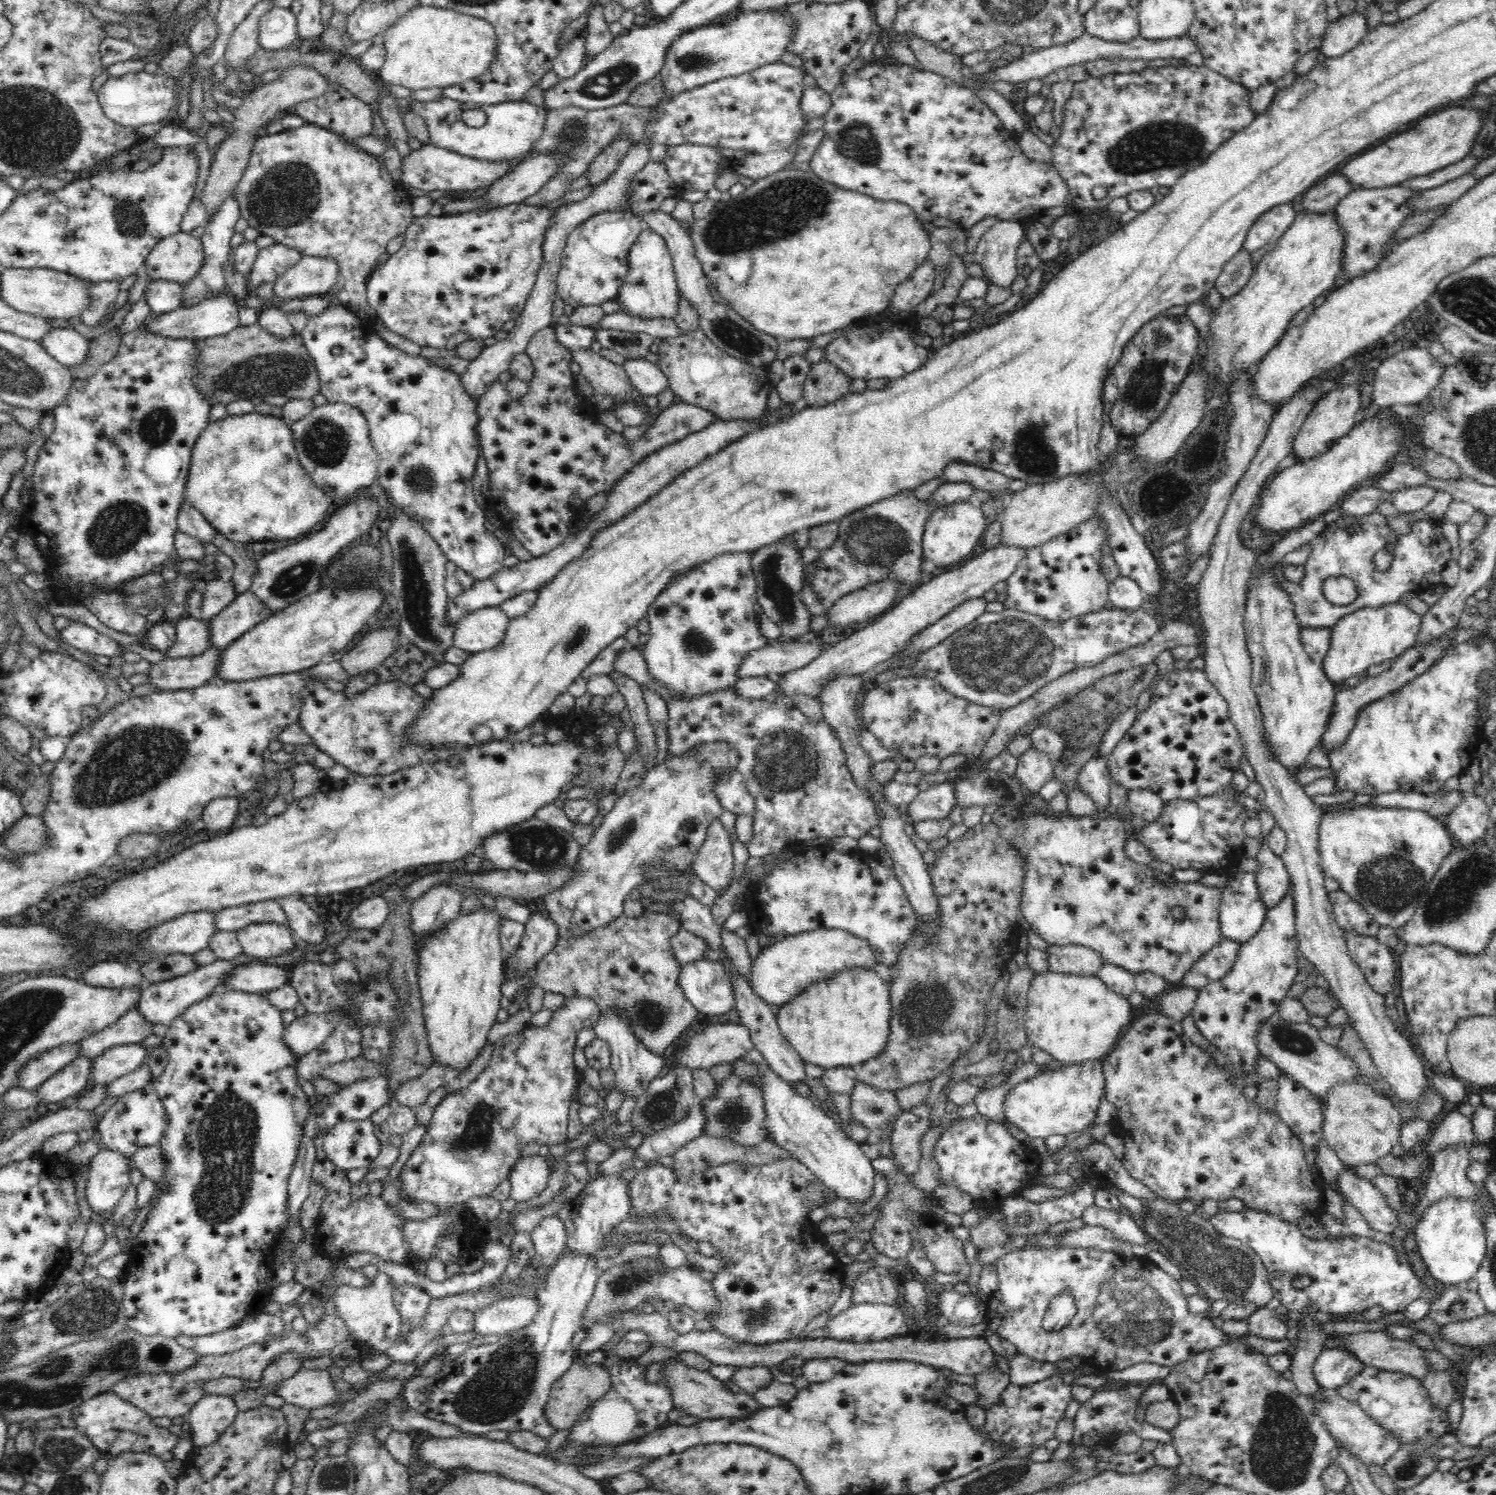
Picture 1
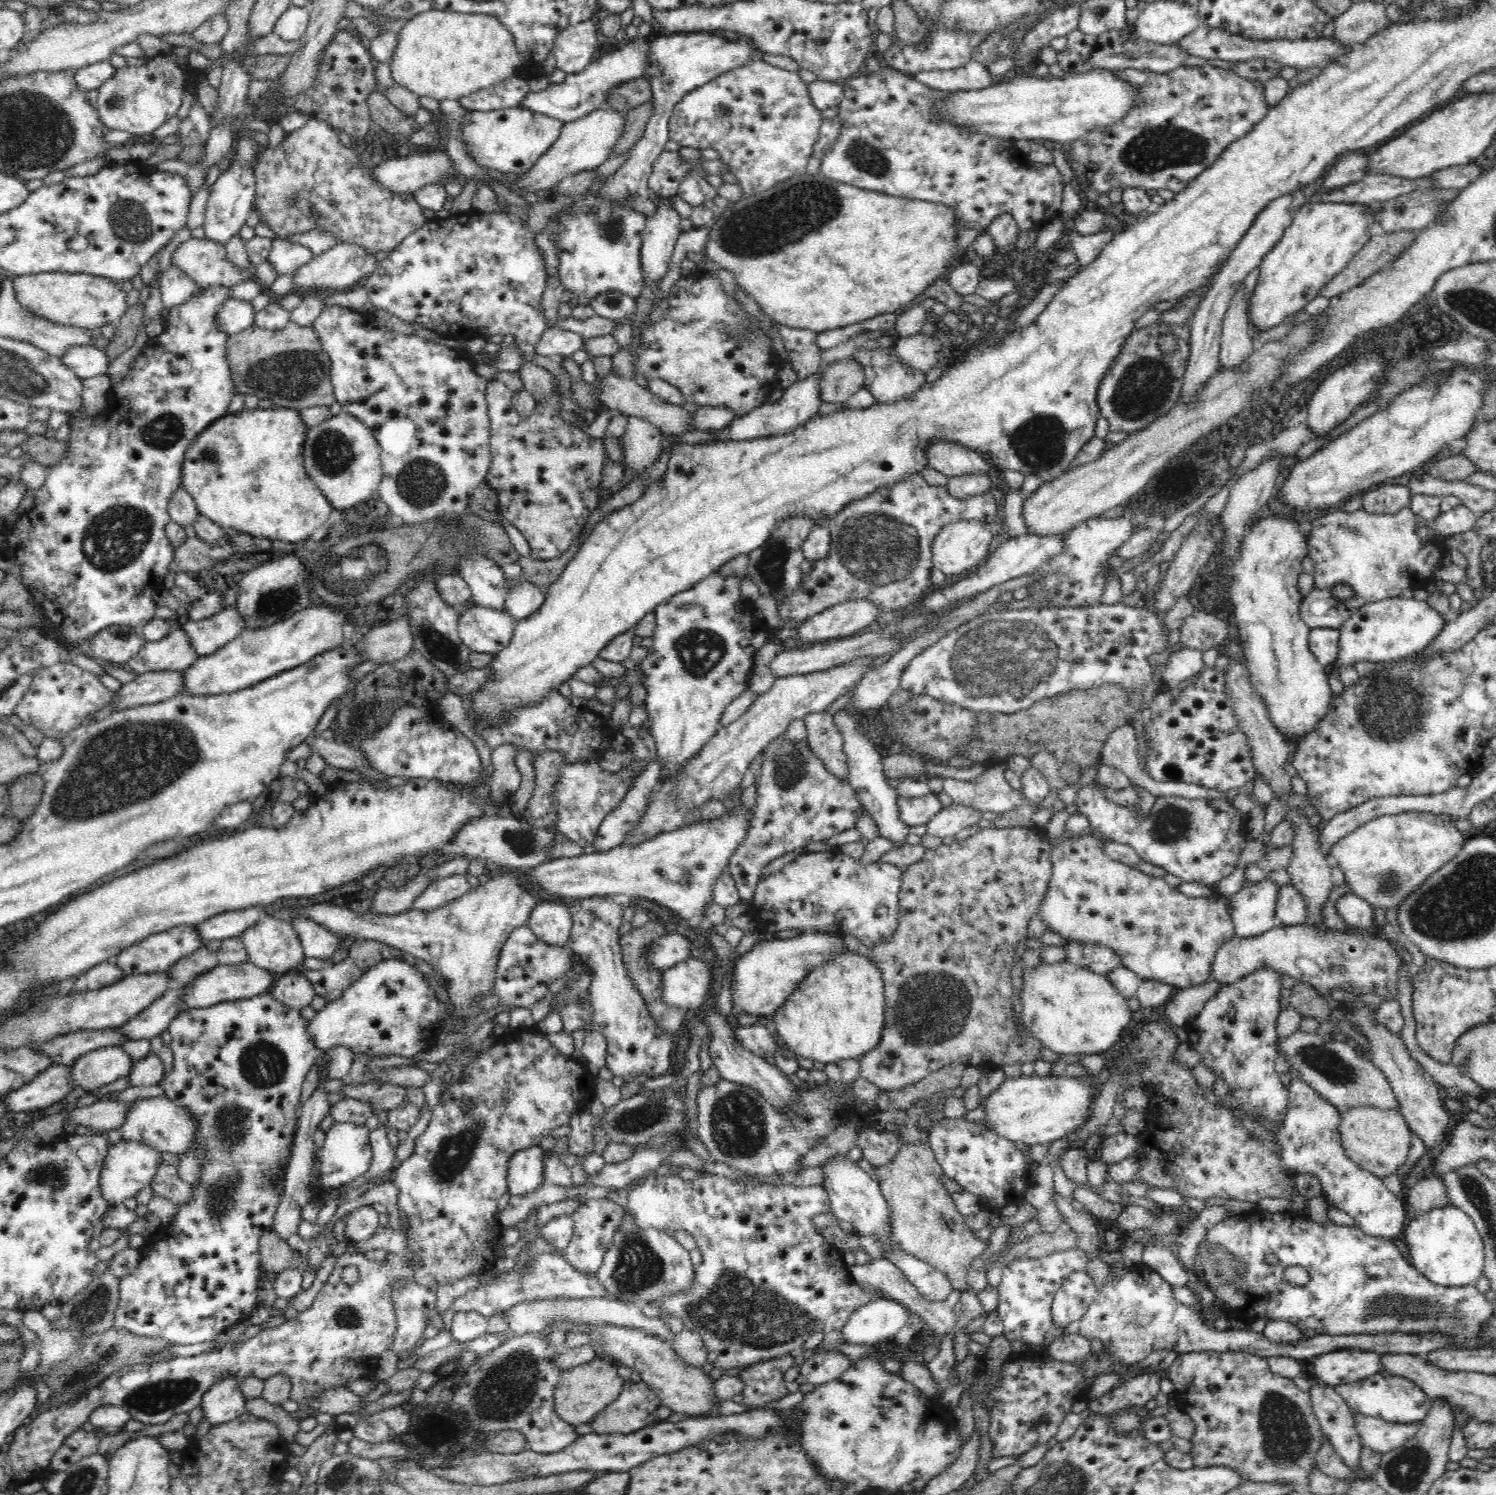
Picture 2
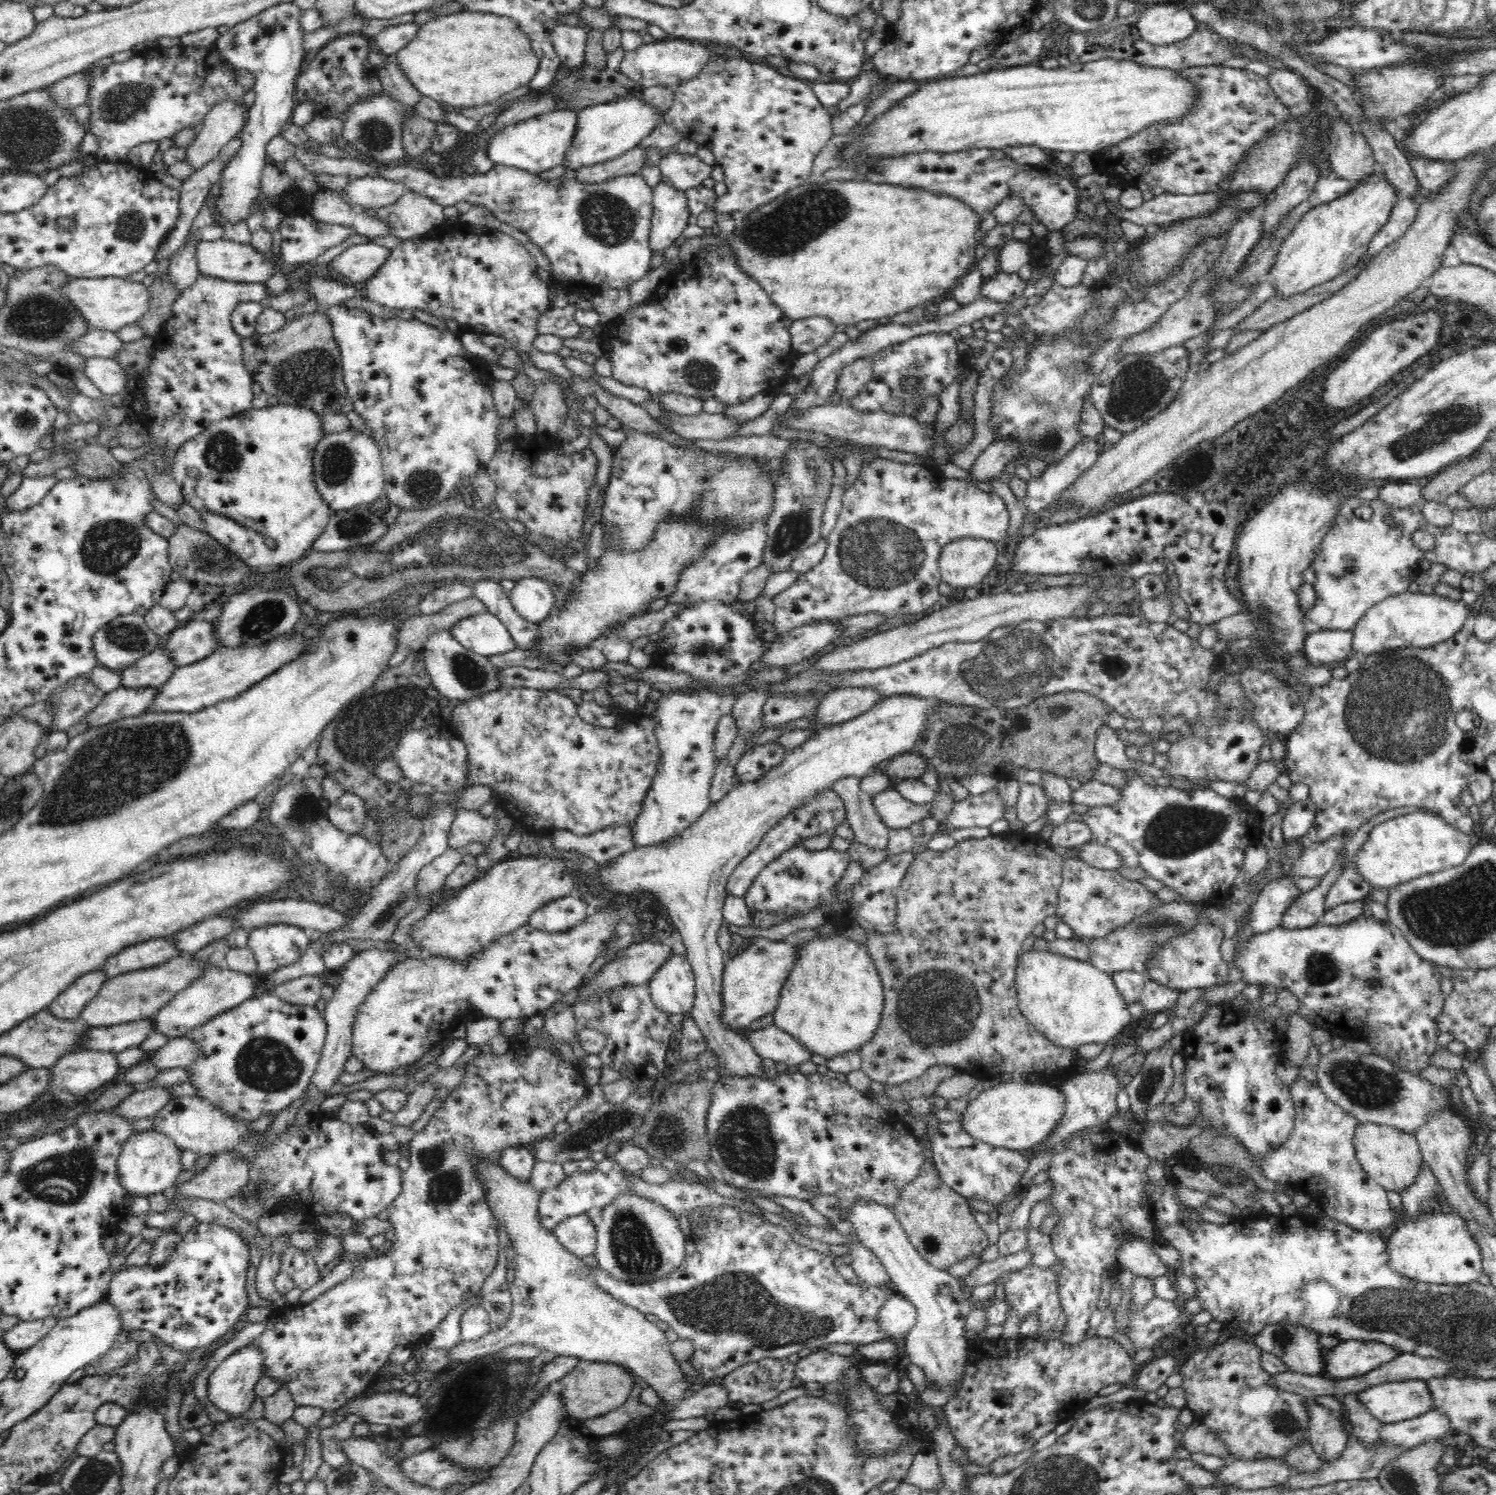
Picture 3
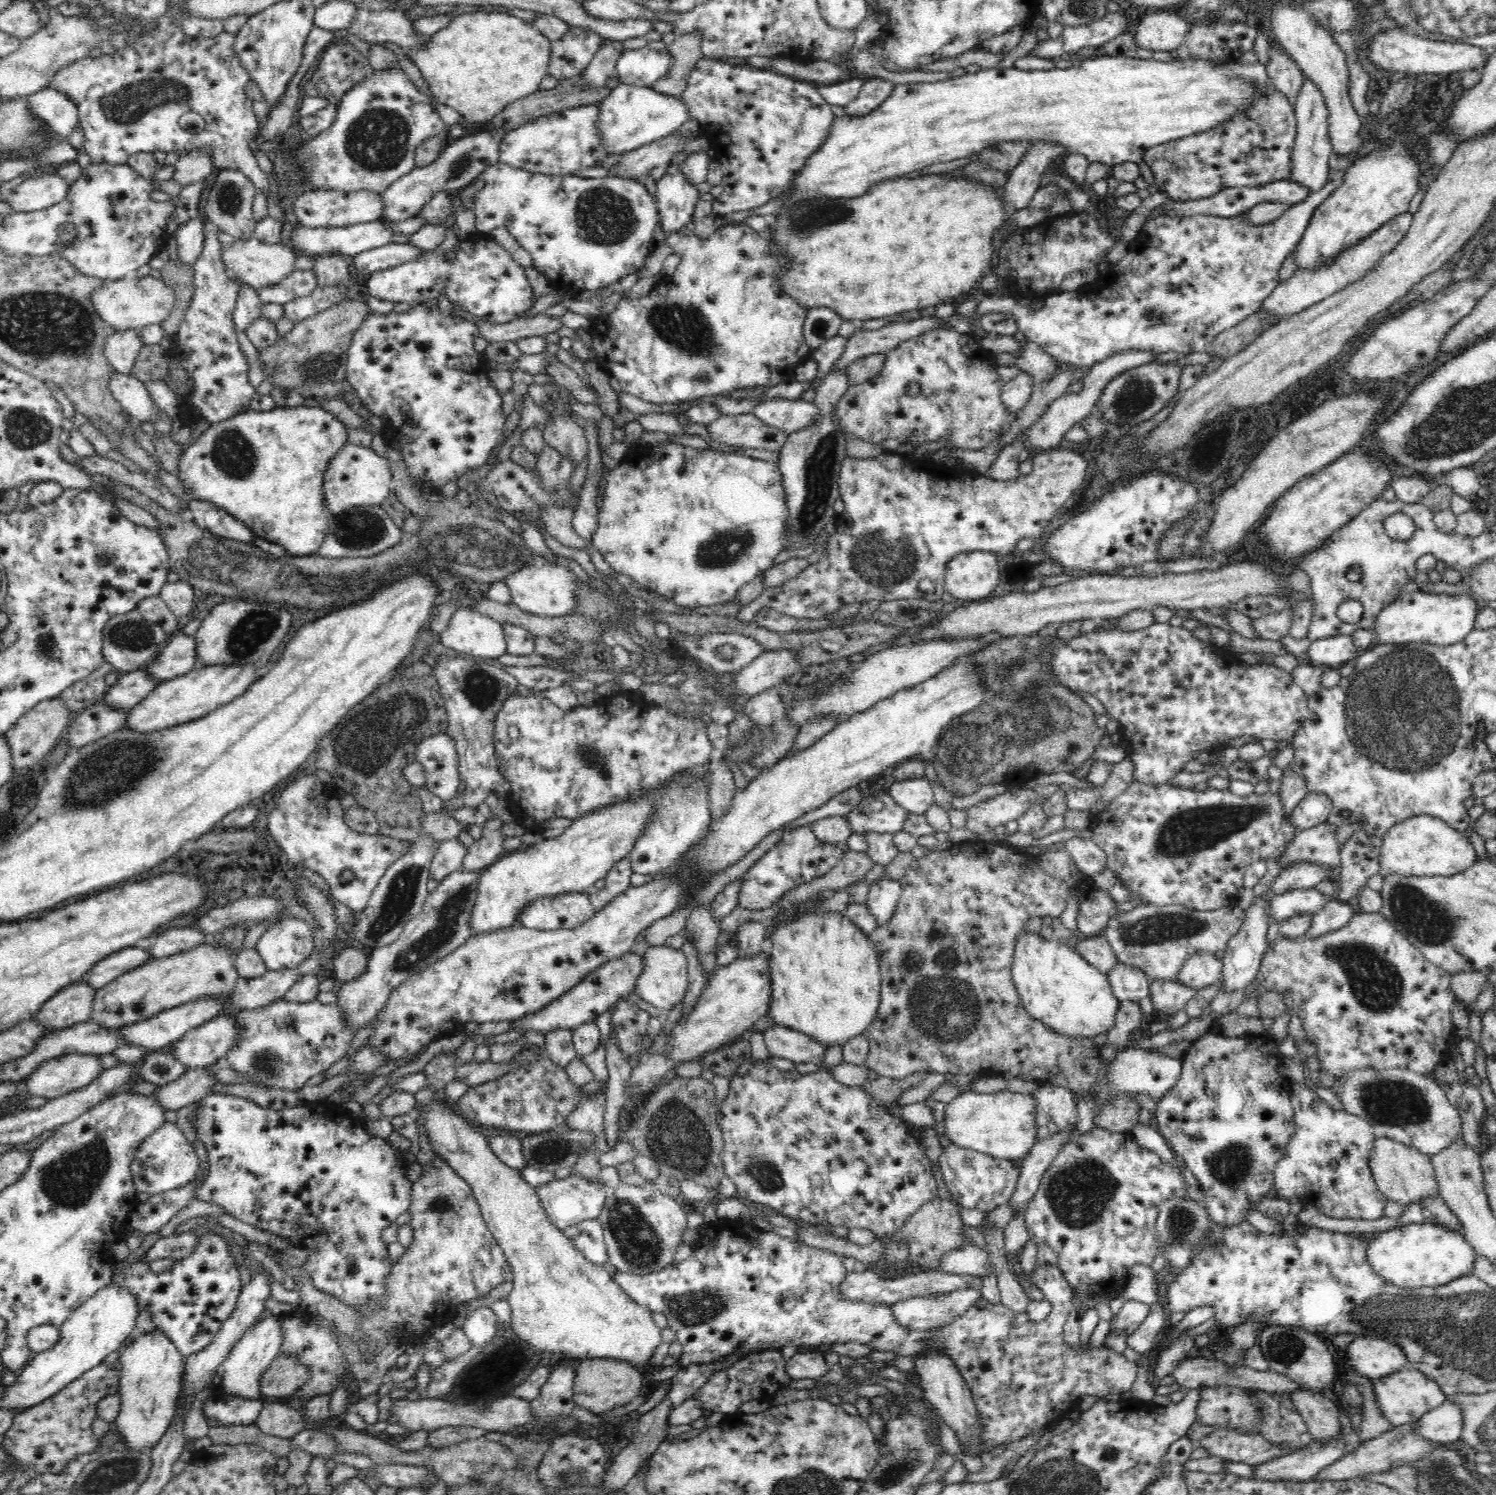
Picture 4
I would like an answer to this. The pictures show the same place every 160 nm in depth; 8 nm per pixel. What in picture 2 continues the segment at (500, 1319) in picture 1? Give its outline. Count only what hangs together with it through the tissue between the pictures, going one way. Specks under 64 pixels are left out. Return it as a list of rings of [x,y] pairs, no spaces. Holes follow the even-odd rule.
[[[562,1298],[527,1301],[508,1309],[506,1323],[508,1323],[510,1335],[520,1337],[524,1334],[538,1333],[558,1319],[566,1319],[568,1322],[582,1321],[590,1325],[626,1325],[634,1329],[642,1329],[642,1331],[656,1335],[668,1343],[673,1343],[675,1337],[674,1333],[670,1331],[668,1323],[662,1321],[661,1316],[648,1318],[637,1304],[625,1303],[612,1298]]]

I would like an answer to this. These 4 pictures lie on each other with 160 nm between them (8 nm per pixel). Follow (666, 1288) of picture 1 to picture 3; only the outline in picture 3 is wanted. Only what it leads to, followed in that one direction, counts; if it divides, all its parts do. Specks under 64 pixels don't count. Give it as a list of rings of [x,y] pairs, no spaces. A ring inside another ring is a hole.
[[[630,1189],[602,1208],[597,1224],[597,1244],[594,1255],[599,1268],[614,1276],[615,1280],[624,1280],[629,1284],[646,1284],[646,1282],[666,1278],[670,1272],[678,1271],[678,1267],[688,1259],[684,1251],[686,1242],[678,1220],[668,1209],[653,1199],[637,1196]]]

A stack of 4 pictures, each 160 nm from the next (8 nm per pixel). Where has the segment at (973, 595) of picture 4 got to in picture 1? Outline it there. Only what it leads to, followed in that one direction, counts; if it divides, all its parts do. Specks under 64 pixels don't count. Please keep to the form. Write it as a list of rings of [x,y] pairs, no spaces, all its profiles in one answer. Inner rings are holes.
[[[969,500],[946,504],[944,507],[938,507],[926,524],[923,555],[937,566],[958,566],[960,560],[968,559],[970,554],[976,554],[977,550],[980,550],[986,532],[986,522],[979,503]]]

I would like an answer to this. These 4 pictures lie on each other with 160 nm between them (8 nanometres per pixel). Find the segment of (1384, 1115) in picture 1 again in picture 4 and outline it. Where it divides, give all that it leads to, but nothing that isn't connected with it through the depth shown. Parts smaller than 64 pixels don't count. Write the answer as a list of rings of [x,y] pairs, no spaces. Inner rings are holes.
[[[1375,1138],[1374,1149],[1368,1158],[1368,1165],[1370,1165],[1379,1191],[1387,1200],[1394,1200],[1406,1207],[1412,1202],[1439,1196],[1438,1181],[1436,1181],[1434,1165],[1432,1165],[1430,1157],[1410,1146],[1394,1143],[1394,1140],[1388,1138]]]

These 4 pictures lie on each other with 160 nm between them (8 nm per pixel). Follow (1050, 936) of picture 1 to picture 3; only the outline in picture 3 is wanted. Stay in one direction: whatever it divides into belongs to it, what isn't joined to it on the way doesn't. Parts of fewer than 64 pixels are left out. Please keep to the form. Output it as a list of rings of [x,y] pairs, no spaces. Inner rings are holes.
[[[1064,857],[1062,878],[1055,915],[1058,922],[1070,925],[1075,938],[1090,940],[1106,936],[1138,915],[1161,905],[1155,893],[1146,889],[1139,881],[1128,880],[1118,874],[1117,870],[1090,866],[1078,857]],[[1202,916],[1200,922],[1192,926],[1192,930],[1168,940],[1162,948],[1158,948],[1154,958],[1148,962],[1146,972],[1158,983],[1181,992],[1225,984],[1228,980],[1229,969],[1220,953],[1223,936],[1222,928],[1212,921],[1207,922],[1207,918]]]

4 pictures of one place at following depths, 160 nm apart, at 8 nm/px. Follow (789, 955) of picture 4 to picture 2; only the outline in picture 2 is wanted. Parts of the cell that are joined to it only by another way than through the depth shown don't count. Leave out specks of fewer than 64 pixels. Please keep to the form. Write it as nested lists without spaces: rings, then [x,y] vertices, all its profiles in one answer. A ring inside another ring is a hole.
[[[844,949],[832,960],[815,966],[806,974],[794,992],[790,993],[790,998],[775,1012],[773,1022],[779,1039],[795,1055],[825,1065],[836,1064],[840,1060],[861,1058],[880,1044],[886,1022],[885,1008],[885,986],[881,970],[868,957]]]

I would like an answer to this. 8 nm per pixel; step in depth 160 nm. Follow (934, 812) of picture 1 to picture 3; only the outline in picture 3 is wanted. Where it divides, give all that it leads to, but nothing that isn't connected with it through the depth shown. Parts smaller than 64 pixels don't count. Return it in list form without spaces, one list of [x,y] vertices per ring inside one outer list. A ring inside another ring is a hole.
[[[886,789],[873,796],[874,807],[882,822],[889,828],[908,828],[914,822],[932,817],[931,804],[916,805],[904,798],[896,789]]]

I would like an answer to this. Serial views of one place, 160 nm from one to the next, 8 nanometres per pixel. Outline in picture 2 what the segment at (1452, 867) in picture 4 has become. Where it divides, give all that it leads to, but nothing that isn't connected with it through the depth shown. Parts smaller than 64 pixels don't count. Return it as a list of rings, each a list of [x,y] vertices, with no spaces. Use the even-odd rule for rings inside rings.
[[[1401,812],[1369,820],[1338,840],[1329,859],[1339,866],[1350,892],[1378,908],[1396,909],[1418,885],[1464,848],[1468,835],[1430,812]]]

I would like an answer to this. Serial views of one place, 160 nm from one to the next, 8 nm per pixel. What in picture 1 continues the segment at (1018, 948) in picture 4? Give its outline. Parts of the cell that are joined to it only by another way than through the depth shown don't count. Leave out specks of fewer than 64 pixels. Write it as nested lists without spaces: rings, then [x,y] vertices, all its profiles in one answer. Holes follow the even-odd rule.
[[[1046,969],[1034,975],[1027,1000],[1025,1026],[1029,1043],[1066,1065],[1103,1060],[1116,1046],[1122,1028],[1132,1022],[1128,1000],[1111,992],[1096,975],[1080,976]]]

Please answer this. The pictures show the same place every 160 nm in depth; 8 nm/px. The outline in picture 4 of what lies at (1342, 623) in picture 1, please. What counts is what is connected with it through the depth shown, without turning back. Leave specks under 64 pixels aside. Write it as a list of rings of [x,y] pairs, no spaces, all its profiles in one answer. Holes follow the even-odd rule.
[[[1416,591],[1402,594],[1382,609],[1372,626],[1375,632],[1373,645],[1426,643],[1447,646],[1462,642],[1470,631],[1474,630],[1478,603],[1468,594],[1450,596],[1450,594],[1429,594]]]

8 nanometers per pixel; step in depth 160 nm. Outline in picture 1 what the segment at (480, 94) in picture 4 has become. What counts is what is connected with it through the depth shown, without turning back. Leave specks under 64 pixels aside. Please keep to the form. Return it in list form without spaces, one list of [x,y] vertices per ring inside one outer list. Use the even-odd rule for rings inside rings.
[[[416,6],[408,14],[400,16],[383,34],[387,56],[377,77],[388,85],[404,86],[412,91],[426,88],[430,92],[478,79],[491,70],[497,58],[498,38],[492,23],[448,8]]]

